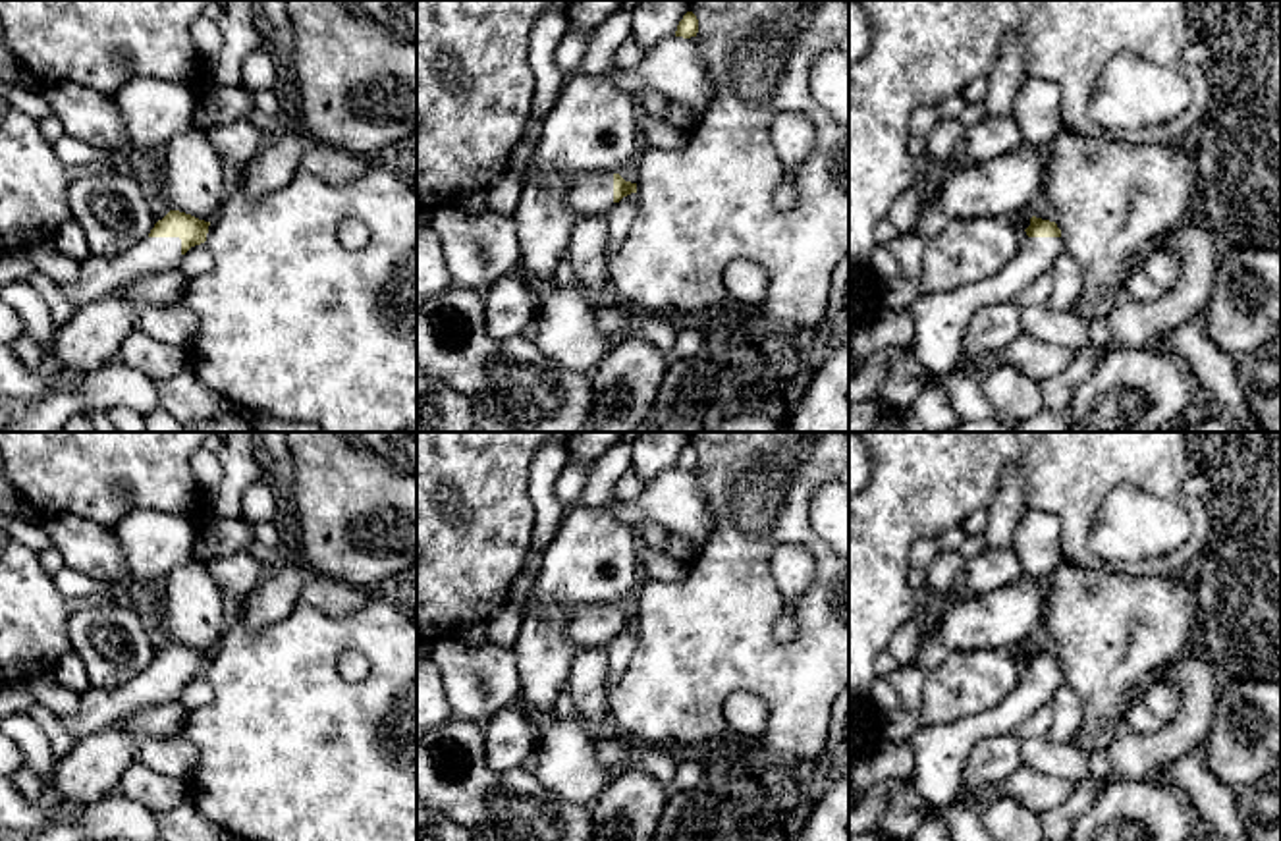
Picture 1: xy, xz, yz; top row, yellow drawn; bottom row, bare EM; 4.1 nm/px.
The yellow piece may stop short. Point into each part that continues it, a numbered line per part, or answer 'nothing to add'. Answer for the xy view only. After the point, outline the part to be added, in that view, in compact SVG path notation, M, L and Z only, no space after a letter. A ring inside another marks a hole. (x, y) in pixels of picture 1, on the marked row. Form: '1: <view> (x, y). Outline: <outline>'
1: xy (101, 276). Outline: M145 237L120 257L95 257L81 260L81 276L60 287L66 301L81 307L118 289L135 285L150 276L177 270L181 262L179 237Z

